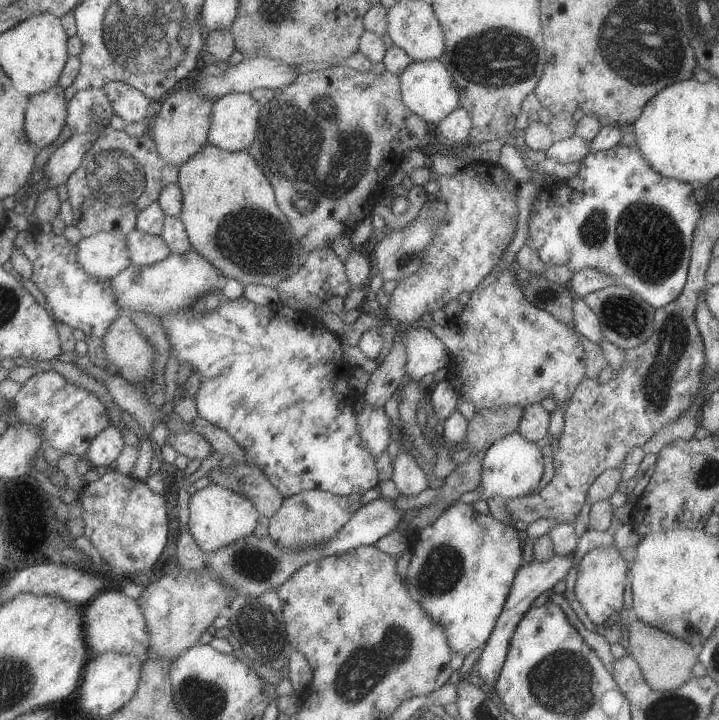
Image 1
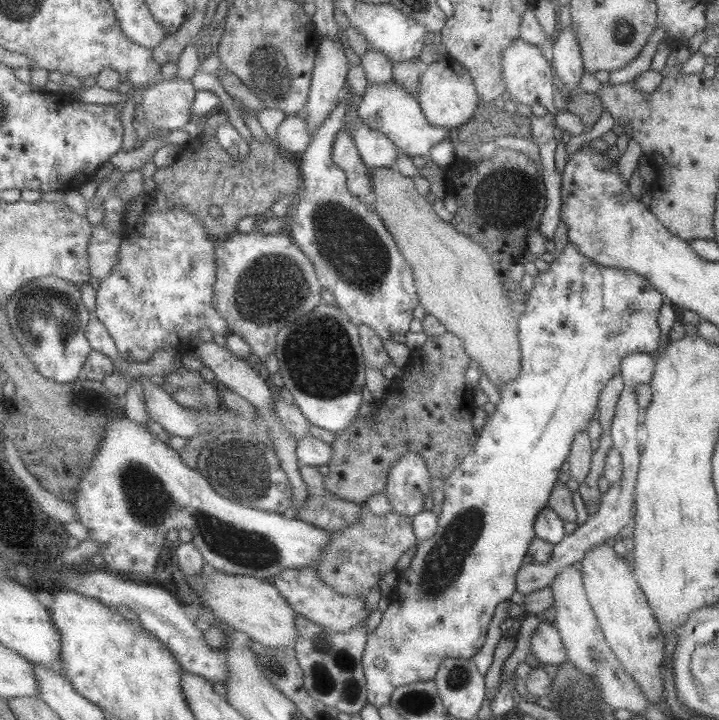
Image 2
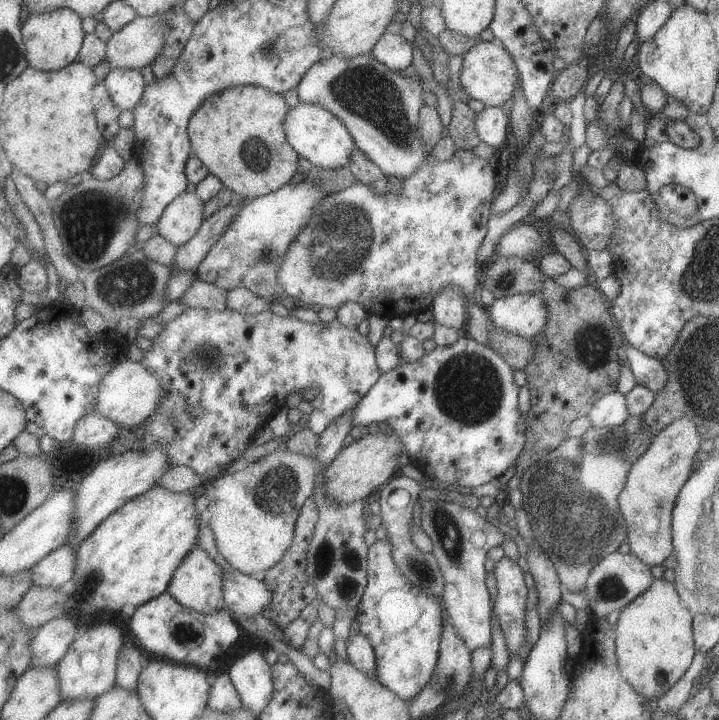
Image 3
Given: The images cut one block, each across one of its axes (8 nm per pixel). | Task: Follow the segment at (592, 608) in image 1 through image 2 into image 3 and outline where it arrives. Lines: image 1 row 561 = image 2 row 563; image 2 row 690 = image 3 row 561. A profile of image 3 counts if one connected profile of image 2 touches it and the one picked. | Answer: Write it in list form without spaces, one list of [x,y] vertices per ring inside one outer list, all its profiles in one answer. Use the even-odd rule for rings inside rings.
[[[675,420],[663,431],[652,435],[647,451],[629,468],[625,487],[618,495],[618,508],[627,530],[625,542],[633,556],[646,566],[661,565],[673,552],[671,512],[681,486],[692,472],[691,463],[696,458],[701,440],[691,420]]]

